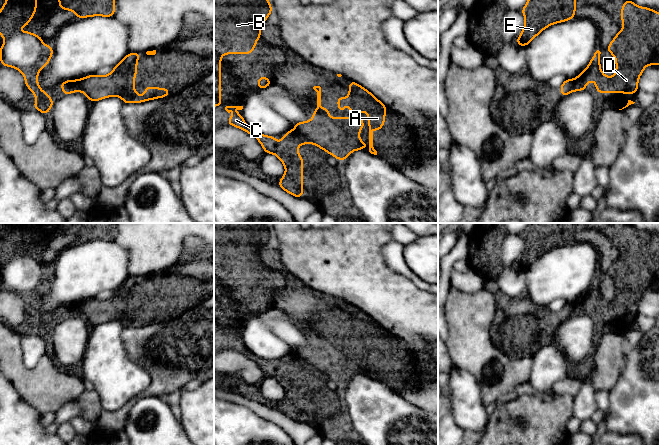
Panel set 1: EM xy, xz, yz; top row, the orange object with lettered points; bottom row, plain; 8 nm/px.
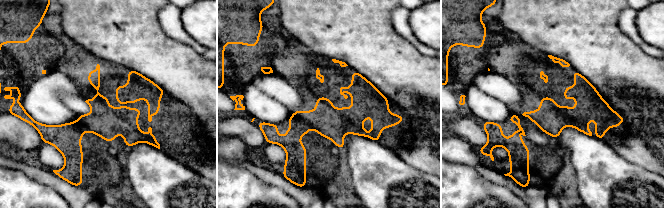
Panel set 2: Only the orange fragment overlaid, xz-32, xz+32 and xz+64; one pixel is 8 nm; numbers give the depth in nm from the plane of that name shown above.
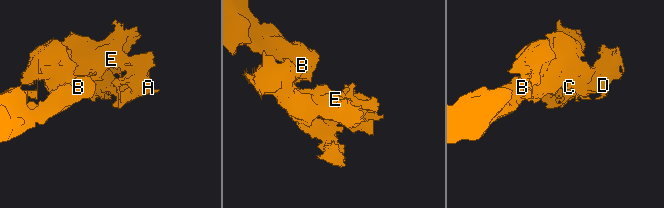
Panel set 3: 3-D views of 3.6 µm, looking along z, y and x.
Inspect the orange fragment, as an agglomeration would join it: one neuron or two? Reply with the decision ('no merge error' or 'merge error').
merge error

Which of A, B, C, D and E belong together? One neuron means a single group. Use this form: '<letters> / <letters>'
A / B C D E

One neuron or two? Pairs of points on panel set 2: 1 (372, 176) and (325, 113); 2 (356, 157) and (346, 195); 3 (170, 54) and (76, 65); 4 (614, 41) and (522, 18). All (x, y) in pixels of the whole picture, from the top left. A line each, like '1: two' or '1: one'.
1: two
2: two
3: two
4: one

